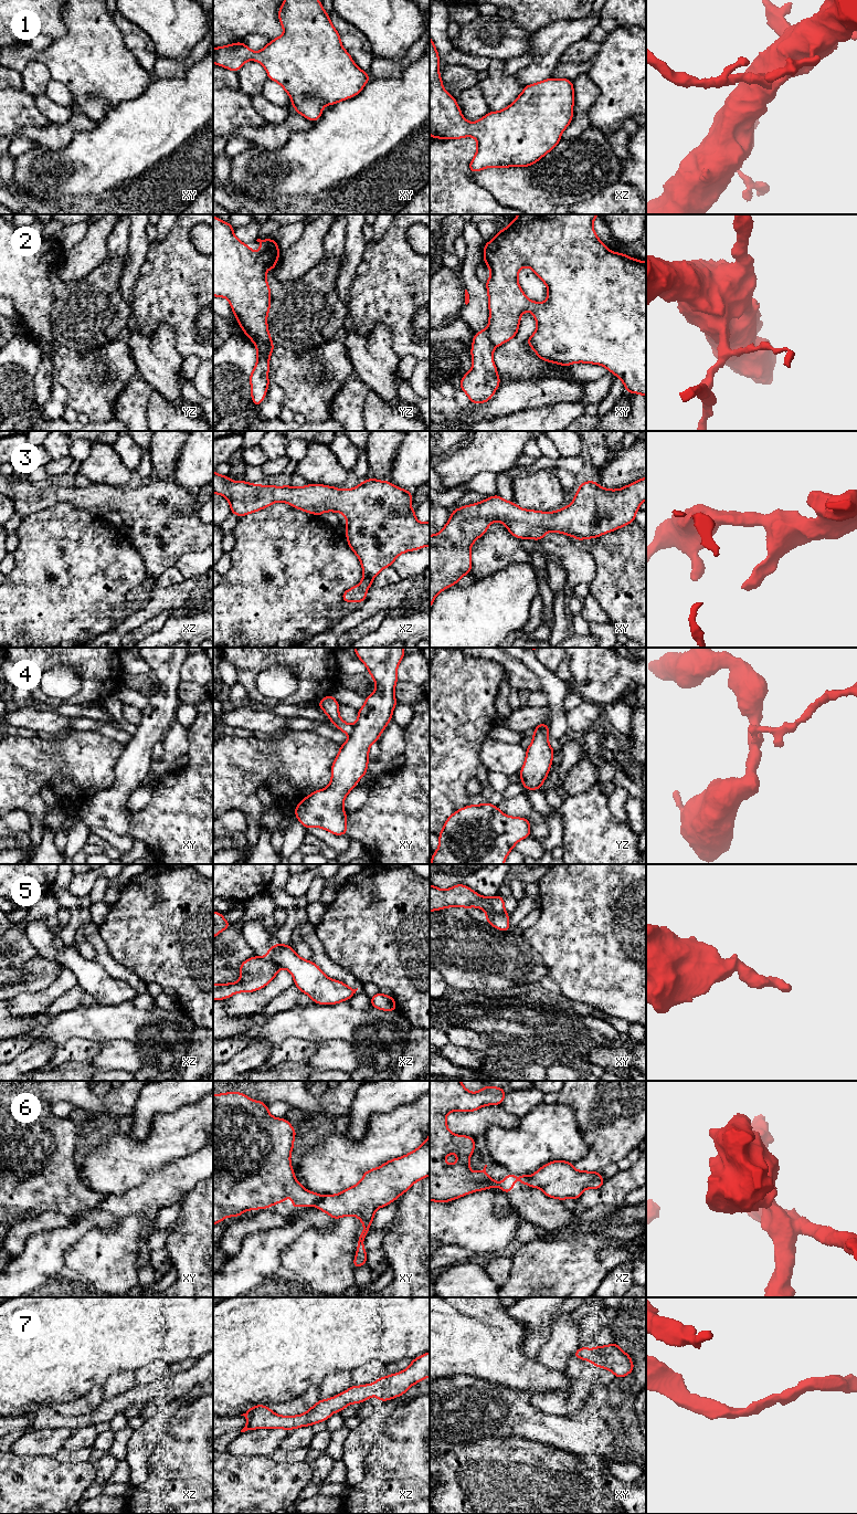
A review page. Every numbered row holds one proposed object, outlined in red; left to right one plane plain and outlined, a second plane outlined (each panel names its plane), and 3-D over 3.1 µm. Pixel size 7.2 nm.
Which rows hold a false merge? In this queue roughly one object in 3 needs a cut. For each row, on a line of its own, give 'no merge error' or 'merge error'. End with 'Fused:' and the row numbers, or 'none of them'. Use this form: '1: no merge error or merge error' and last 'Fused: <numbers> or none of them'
1: no merge error
2: merge error
3: no merge error
4: merge error
5: merge error
6: merge error
7: no merge error
Fused: 2, 4, 5, 6

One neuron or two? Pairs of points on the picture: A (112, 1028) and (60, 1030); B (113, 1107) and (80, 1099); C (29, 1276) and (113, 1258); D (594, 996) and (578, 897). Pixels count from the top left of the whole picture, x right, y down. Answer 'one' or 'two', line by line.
A: one
B: one
C: two
D: one

